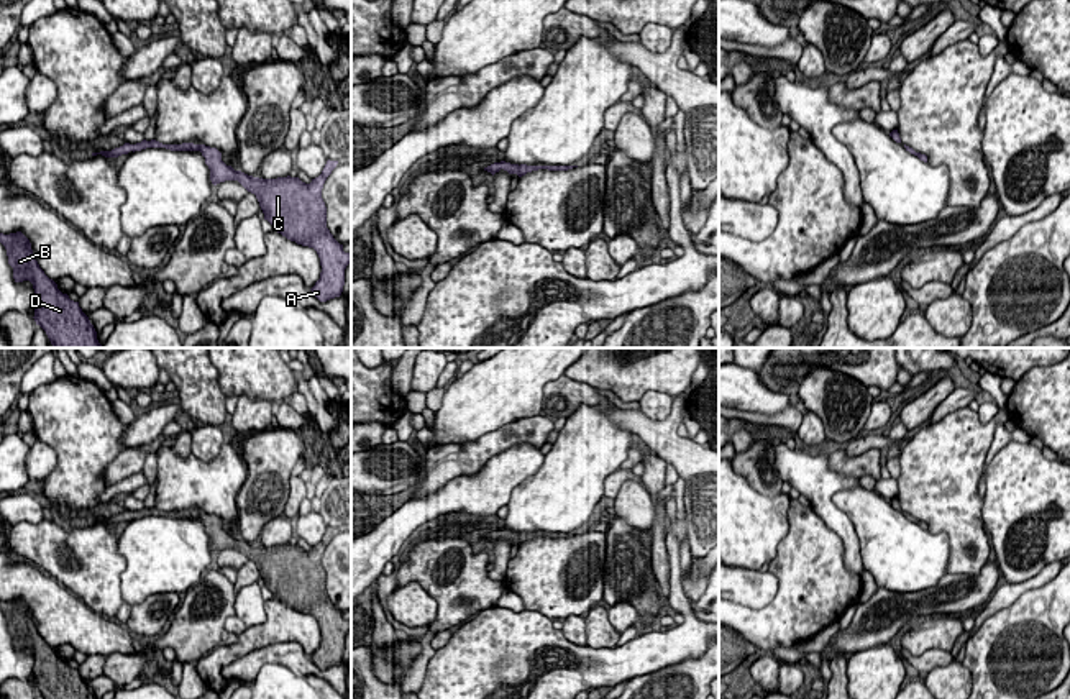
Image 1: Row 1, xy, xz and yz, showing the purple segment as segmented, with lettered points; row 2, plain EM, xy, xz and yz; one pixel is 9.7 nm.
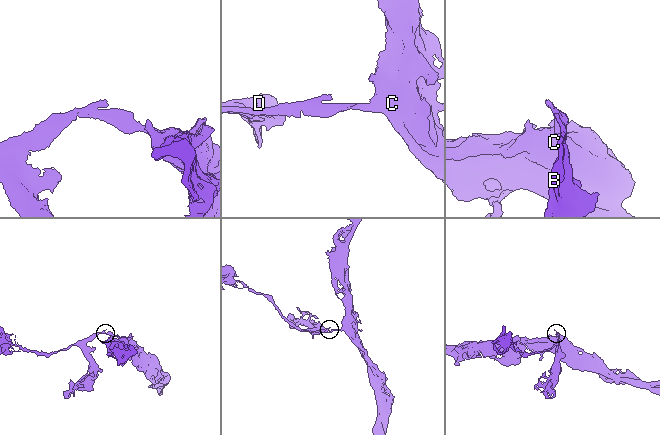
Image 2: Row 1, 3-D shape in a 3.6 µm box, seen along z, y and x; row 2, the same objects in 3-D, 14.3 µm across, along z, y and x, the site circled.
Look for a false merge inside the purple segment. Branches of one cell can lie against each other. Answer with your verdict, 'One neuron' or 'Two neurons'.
One neuron

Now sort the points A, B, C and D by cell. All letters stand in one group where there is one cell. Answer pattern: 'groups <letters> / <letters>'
groups A B C D

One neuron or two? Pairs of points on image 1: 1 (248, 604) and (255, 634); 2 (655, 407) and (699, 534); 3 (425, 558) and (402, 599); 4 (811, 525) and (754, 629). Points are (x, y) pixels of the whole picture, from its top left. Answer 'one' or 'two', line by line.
1: two
2: two
3: two
4: one

